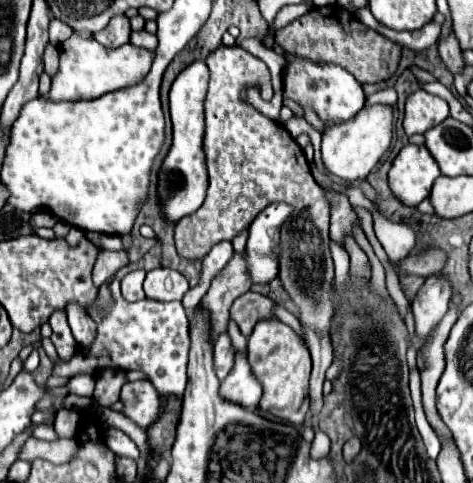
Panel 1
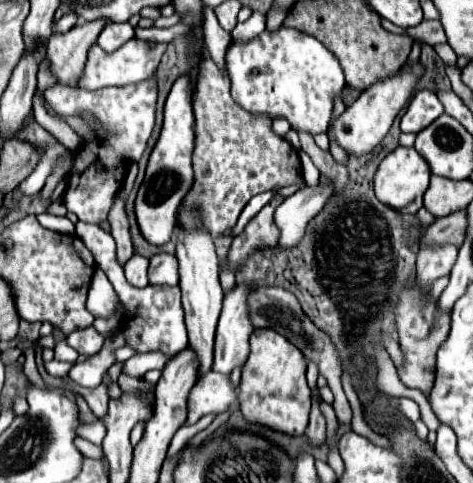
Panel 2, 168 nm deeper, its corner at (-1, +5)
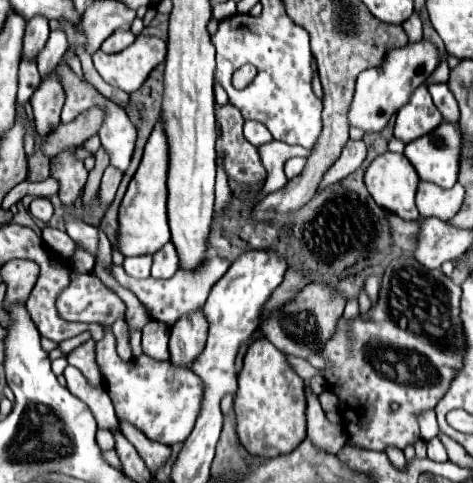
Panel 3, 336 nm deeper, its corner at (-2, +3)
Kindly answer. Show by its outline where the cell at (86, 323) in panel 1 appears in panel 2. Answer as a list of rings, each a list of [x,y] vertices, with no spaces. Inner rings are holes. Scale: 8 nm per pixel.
[[[85,327],[85,329],[77,329],[77,331],[69,333],[67,343],[83,355],[95,355],[101,351],[105,337],[99,335],[95,327]]]

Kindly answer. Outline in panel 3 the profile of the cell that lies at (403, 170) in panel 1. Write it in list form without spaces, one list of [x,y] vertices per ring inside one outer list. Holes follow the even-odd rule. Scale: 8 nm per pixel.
[[[382,153],[378,155],[366,169],[364,173],[364,183],[368,187],[368,193],[372,195],[372,199],[386,211],[392,211],[396,215],[400,215],[402,219],[418,219],[418,209],[414,205],[414,197],[416,197],[416,187],[418,187],[418,173],[414,171],[414,167],[410,165],[410,161],[402,155],[402,153]]]

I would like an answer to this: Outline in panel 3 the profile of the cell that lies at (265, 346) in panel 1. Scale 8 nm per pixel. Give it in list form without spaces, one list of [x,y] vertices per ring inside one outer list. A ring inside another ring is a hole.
[[[264,337],[256,339],[244,357],[234,397],[236,433],[250,455],[272,459],[290,453],[306,439],[306,397],[304,381],[288,367],[286,355]]]

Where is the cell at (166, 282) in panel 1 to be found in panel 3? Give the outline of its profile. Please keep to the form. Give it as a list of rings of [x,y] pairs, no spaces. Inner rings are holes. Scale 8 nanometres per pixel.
[[[166,243],[160,251],[154,253],[152,275],[158,279],[168,279],[178,271],[178,253],[172,243]]]

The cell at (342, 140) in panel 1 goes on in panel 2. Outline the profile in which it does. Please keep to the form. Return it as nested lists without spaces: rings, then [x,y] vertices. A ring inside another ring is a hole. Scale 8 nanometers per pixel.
[[[417,63],[411,67],[403,67],[403,71],[399,71],[397,77],[391,77],[387,81],[381,81],[381,83],[367,87],[361,93],[361,97],[353,105],[349,105],[341,117],[335,119],[335,123],[329,131],[331,141],[355,157],[371,153],[383,141],[383,137],[389,133],[393,119],[397,117],[397,113],[407,103],[417,79],[421,77],[421,73],[423,73],[423,67]]]

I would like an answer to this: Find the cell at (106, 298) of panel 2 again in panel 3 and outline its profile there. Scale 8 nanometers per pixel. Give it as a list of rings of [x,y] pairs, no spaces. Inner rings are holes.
[[[110,327],[104,329],[104,339],[96,343],[96,361],[104,375],[104,387],[112,399],[116,417],[140,429],[148,439],[174,445],[182,443],[194,429],[202,401],[202,383],[190,369],[178,369],[170,361],[154,361],[140,355],[130,361],[122,361],[116,353]]]

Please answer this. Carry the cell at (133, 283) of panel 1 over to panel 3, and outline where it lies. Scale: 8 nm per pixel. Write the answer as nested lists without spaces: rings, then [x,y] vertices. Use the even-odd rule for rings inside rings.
[[[138,255],[138,257],[126,257],[124,259],[126,273],[136,277],[136,279],[150,277],[150,265],[152,265],[152,255]]]

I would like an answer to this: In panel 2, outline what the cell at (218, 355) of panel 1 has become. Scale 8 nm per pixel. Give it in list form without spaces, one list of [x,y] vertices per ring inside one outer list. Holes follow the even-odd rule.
[[[237,285],[223,299],[223,311],[215,335],[215,361],[213,371],[231,373],[235,365],[243,365],[249,353],[249,335],[253,325],[247,313],[249,287]]]

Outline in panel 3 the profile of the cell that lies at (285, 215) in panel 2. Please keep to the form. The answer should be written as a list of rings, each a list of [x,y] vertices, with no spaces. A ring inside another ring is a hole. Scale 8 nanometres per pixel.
[[[348,139],[348,143],[342,149],[342,155],[338,157],[338,161],[326,171],[320,189],[324,189],[326,185],[332,185],[334,181],[340,181],[342,177],[348,177],[352,171],[356,171],[362,161],[366,159],[366,145],[364,141],[352,141]]]

